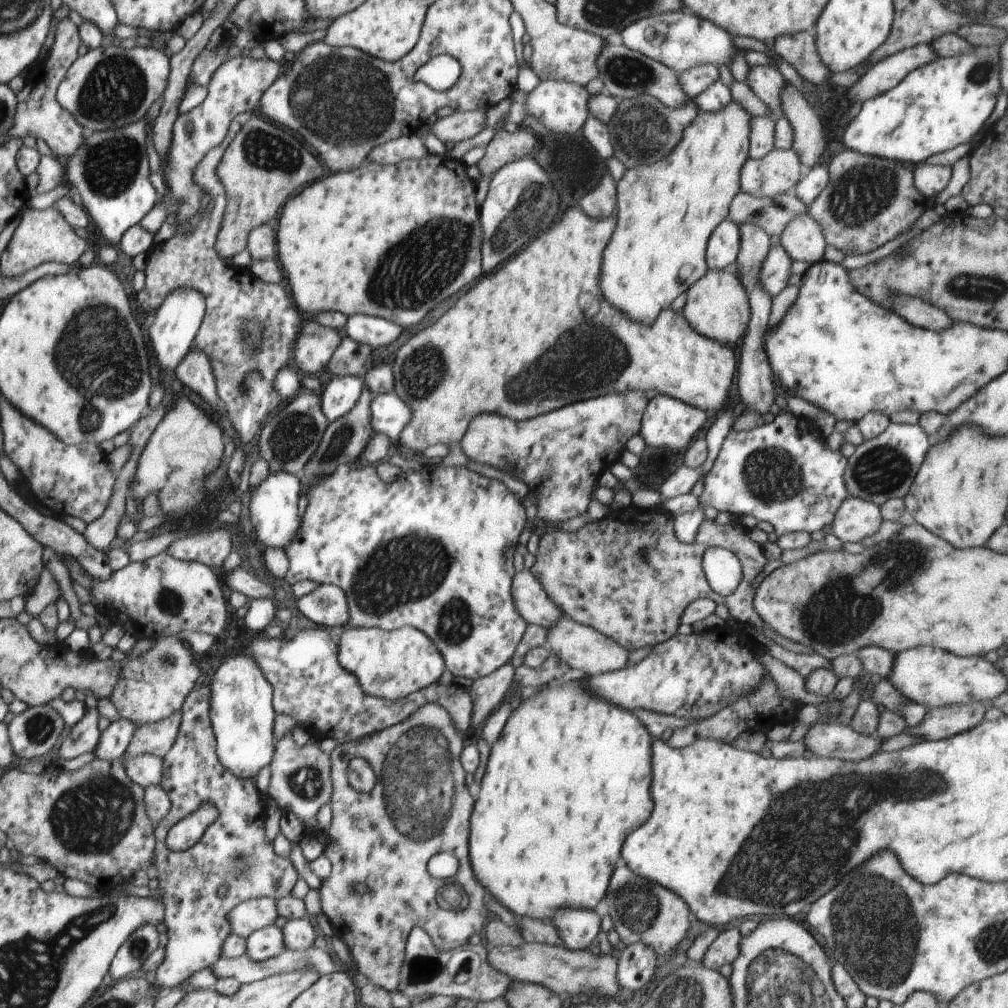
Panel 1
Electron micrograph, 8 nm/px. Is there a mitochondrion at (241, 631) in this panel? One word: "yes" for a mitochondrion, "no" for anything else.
no

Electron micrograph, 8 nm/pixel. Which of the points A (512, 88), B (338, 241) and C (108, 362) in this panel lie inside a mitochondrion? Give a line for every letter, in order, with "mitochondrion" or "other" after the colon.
A: other
B: other
C: mitochondrion

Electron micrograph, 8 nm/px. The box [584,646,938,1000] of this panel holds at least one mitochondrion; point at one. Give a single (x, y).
(883, 958)

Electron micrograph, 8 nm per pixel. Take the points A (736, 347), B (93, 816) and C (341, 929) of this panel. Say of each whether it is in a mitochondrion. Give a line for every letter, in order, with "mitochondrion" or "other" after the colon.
A: other
B: mitochondrion
C: other

